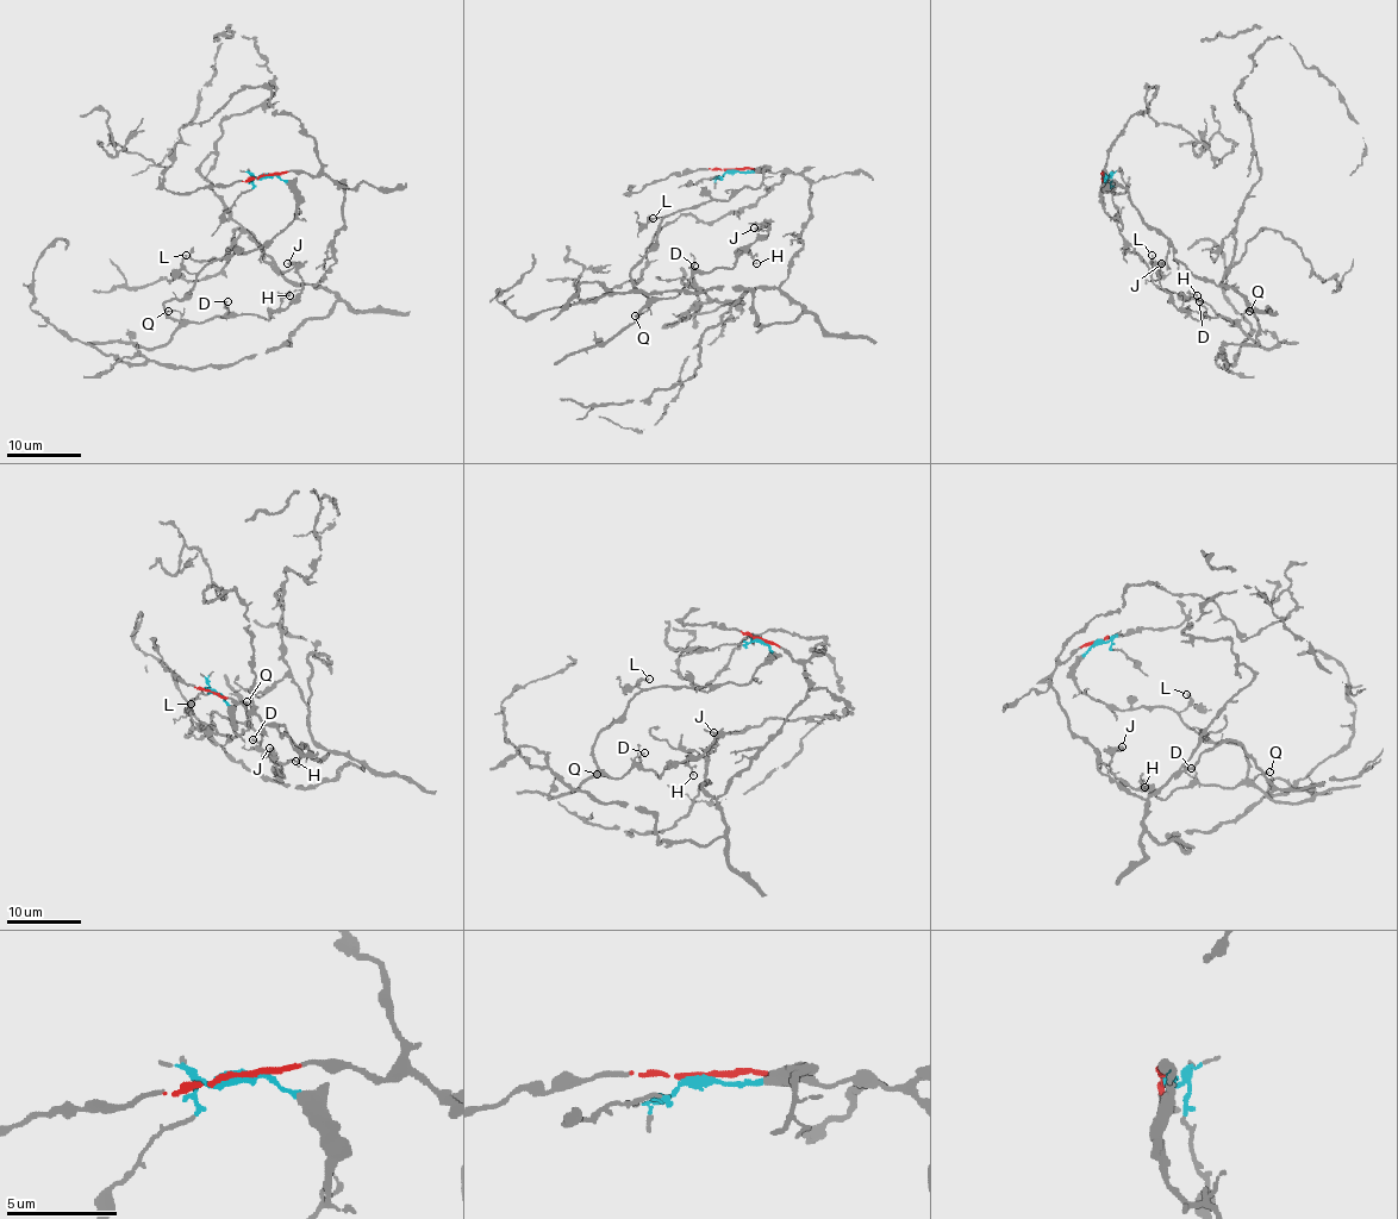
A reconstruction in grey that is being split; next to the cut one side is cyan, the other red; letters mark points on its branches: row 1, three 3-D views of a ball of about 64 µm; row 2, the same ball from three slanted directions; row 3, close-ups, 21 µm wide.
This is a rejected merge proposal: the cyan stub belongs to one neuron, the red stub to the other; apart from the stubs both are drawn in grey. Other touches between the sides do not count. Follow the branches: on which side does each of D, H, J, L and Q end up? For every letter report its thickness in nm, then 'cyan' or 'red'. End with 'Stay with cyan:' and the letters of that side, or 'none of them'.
D: 140 nm thick; cyan
H: 110 nm thick; cyan
J: 360 nm thick; cyan
L: 150 nm thick; cyan
Q: 120 nm thick; cyan
Stay with cyan: D, H, J, L, Q

